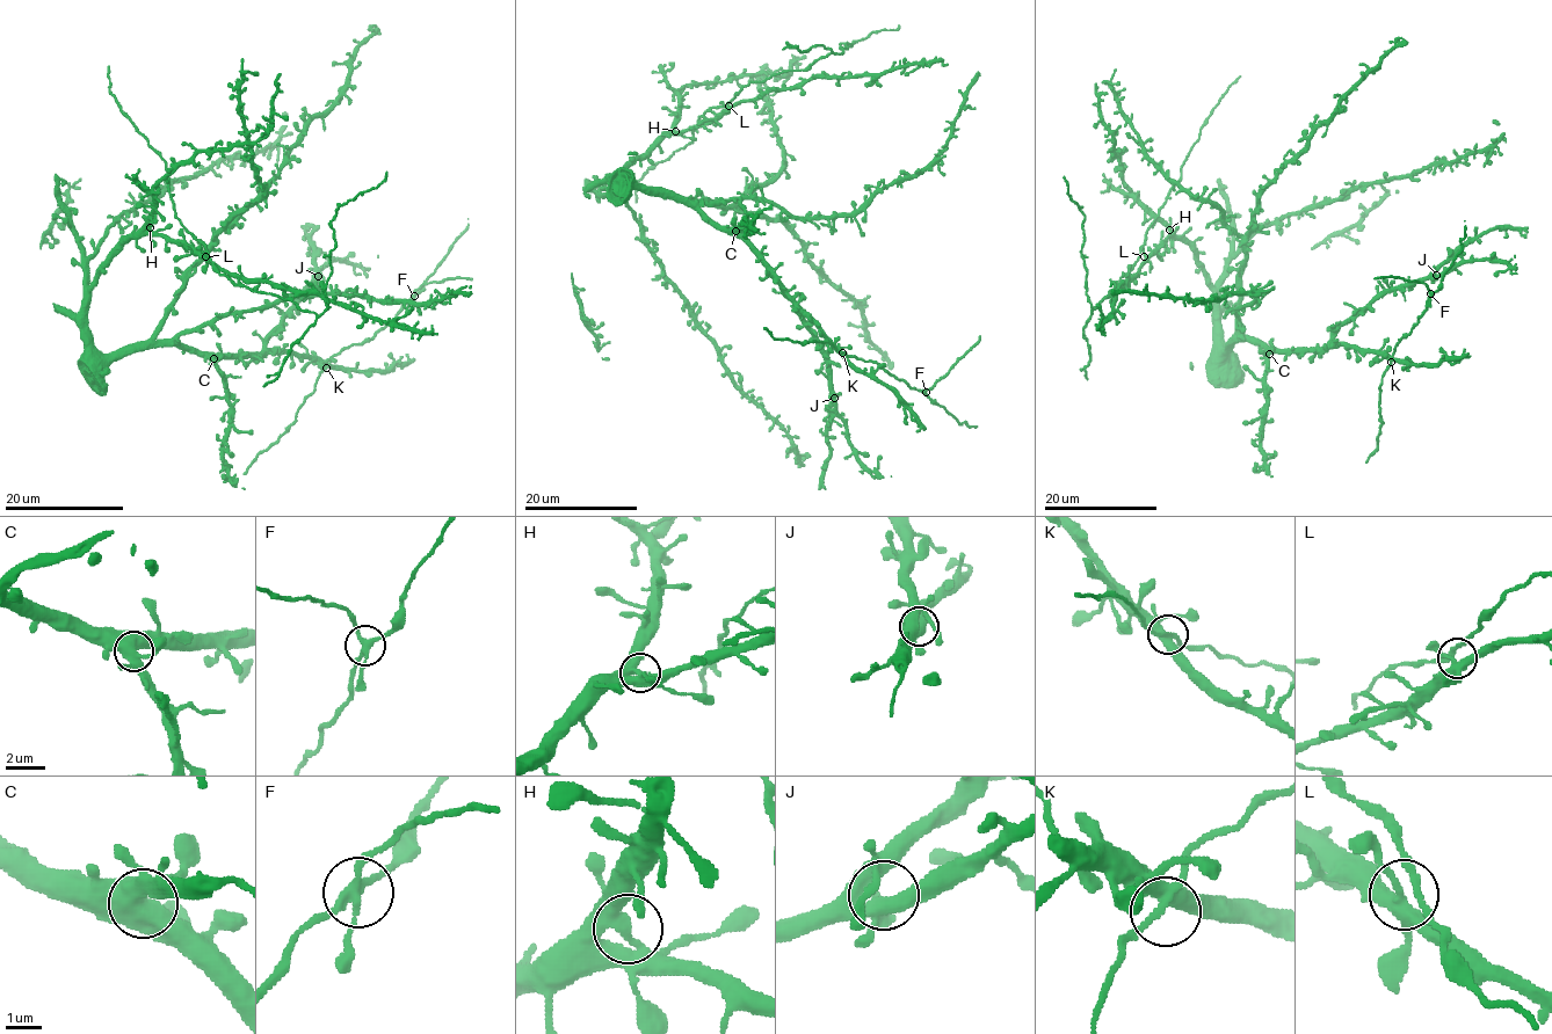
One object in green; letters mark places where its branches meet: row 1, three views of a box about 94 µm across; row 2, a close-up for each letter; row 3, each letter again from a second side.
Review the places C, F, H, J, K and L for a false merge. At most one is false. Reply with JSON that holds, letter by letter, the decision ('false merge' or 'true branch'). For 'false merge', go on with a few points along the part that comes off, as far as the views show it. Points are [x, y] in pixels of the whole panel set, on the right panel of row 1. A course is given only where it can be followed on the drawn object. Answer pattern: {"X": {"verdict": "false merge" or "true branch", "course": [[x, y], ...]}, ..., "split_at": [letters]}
{"C": {"verdict": "true branch"}, "F": {"verdict": "false merge", "course": [[1430, 295], [1424, 283], [1373, 278]]}, "H": {"verdict": "true branch"}, "J": {"verdict": "true branch"}, "K": {"verdict": "true branch"}, "L": {"verdict": "true branch"}, "split_at": ["F"]}

